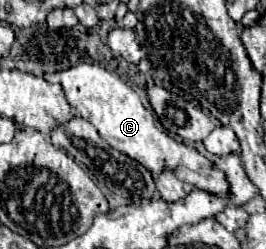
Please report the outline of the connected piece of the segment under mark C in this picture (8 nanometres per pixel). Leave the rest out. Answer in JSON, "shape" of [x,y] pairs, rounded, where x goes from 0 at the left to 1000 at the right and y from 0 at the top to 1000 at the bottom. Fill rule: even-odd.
{"shape":[[[301,249],[271,273],[165,297],[165,321],[218,329],[241,353],[241,386],[286,466],[331,482],[421,594],[504,635],[571,699],[594,699],[617,675],[647,675],[677,707],[677,723],[722,739],[729,755],[797,771],[812,787],[857,787],[857,731],[842,691],[812,683],[797,651],[729,594],[662,570],[624,530],[586,514],[579,458],[541,434],[519,378],[436,289],[406,289],[376,257]]]}

